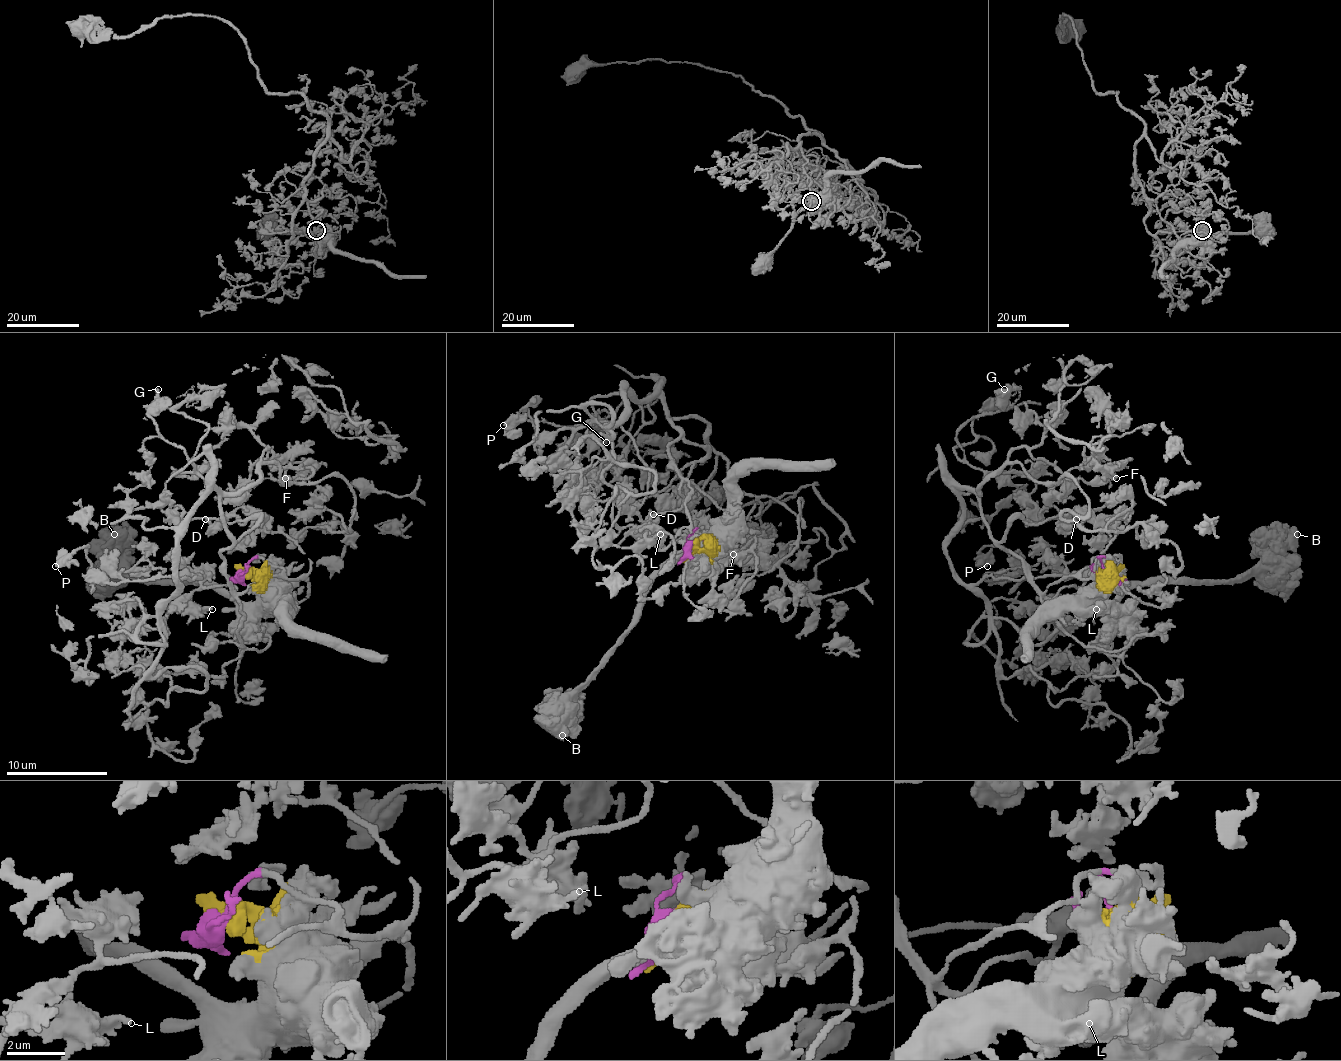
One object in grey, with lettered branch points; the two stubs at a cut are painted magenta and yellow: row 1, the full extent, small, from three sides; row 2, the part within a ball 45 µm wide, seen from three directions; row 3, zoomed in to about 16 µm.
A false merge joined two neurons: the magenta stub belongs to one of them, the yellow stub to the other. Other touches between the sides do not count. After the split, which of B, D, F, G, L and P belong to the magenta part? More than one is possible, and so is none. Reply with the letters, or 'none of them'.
D, F, G, L, P

